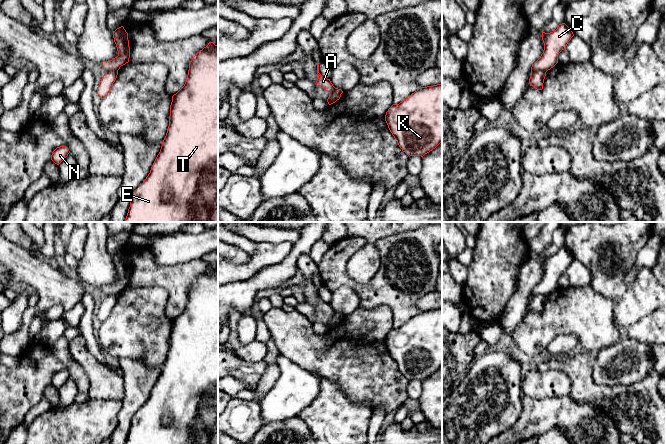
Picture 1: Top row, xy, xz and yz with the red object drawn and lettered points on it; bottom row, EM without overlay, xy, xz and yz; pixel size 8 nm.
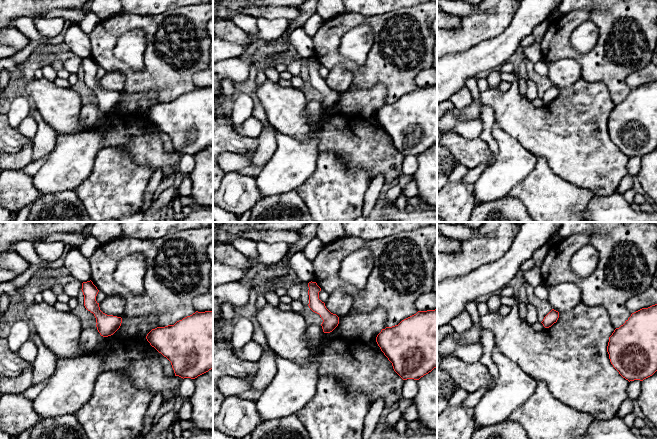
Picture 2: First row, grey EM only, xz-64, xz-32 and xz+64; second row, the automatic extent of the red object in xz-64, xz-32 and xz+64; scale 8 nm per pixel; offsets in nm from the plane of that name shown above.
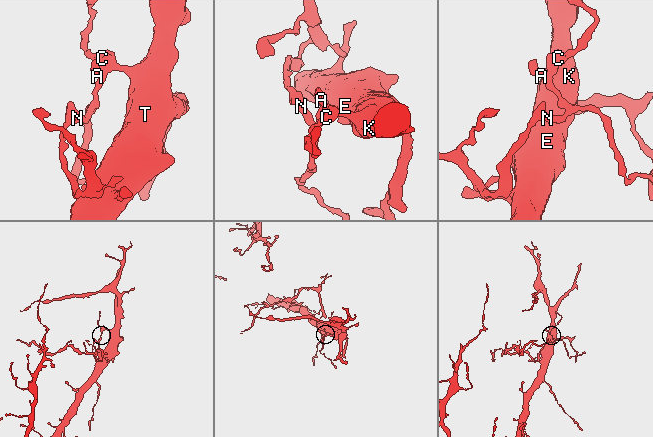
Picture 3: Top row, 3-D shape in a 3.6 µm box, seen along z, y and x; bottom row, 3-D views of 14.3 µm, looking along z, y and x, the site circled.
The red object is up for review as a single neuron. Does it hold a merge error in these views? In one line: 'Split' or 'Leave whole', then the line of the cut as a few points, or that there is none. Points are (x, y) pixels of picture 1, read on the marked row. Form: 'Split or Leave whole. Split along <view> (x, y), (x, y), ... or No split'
Split. Split along yz (545, 71), (533, 71), (531, 73)

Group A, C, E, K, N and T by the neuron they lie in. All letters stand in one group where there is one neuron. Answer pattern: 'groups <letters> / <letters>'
groups A C E K T / N

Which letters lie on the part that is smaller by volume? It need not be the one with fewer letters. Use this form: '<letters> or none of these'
N

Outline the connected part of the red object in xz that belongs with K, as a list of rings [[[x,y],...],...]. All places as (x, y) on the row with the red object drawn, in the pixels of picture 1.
[[[442,84],[420,87],[399,104],[393,104],[385,121],[403,152],[409,157],[423,157],[442,143]]]

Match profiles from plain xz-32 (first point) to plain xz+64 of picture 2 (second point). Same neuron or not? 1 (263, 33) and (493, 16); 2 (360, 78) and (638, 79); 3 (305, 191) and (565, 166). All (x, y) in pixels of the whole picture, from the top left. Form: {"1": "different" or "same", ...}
{"1": "same", "2": "different", "3": "different"}

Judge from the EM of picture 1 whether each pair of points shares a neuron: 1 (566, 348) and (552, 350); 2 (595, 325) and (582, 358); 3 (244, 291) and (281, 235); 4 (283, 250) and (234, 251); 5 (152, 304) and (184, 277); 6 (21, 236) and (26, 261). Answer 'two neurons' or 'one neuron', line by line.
1: one neuron
2: two neurons
3: two neurons
4: two neurons
5: two neurons
6: two neurons

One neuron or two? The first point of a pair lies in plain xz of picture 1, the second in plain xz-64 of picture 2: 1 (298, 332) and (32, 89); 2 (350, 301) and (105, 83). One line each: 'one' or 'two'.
1: one
2: one

